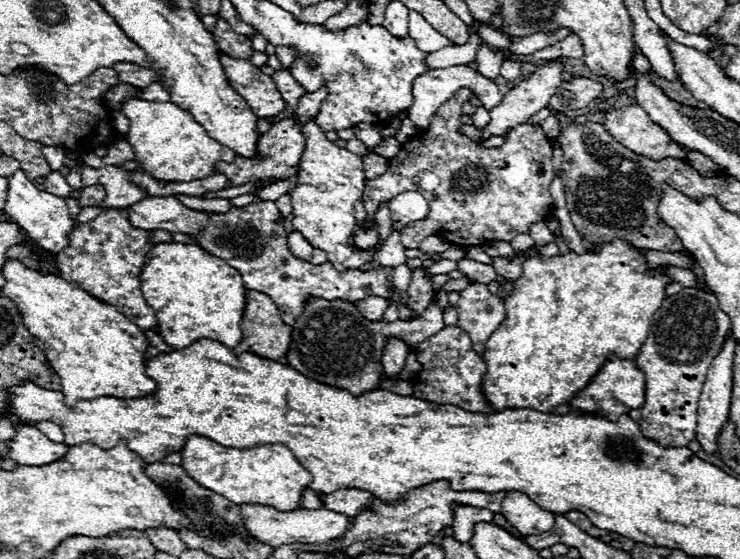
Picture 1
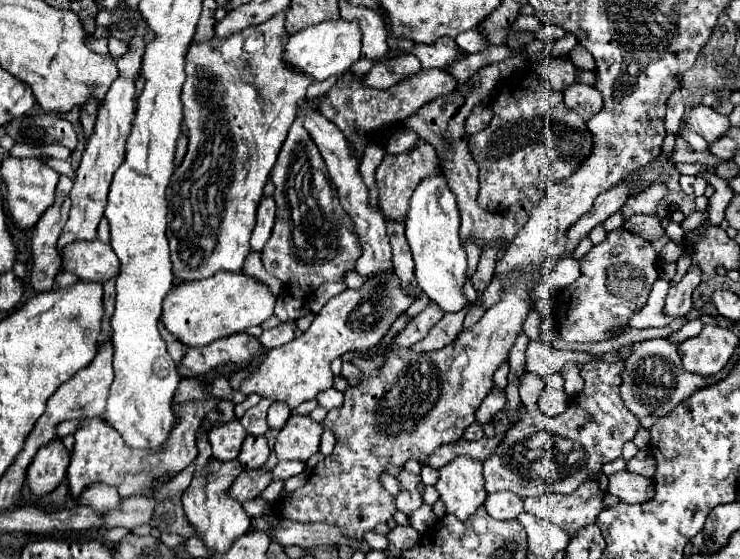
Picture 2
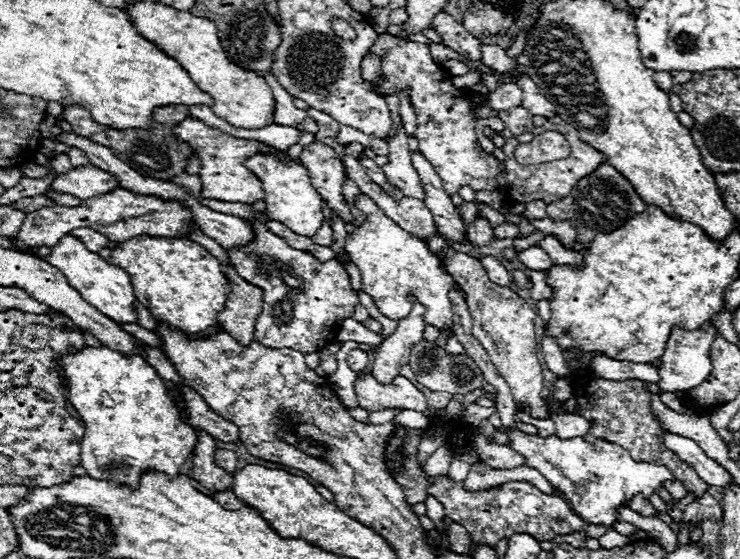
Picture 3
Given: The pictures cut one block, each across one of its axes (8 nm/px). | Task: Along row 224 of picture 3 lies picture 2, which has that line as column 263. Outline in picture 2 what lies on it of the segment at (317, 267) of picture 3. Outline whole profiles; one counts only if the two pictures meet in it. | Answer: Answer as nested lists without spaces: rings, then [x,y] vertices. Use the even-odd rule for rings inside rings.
[[[298,116],[270,172],[270,180],[276,186],[276,224],[262,250],[264,268],[280,278],[296,300],[310,300],[314,288],[326,282],[342,282],[344,274],[354,270],[362,254],[354,224],[340,206],[334,184],[326,172],[326,164]]]

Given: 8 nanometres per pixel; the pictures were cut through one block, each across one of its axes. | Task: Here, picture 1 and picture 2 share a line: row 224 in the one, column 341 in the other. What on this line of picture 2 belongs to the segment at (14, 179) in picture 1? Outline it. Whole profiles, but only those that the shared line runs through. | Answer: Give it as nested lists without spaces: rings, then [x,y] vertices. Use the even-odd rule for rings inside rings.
[[[320,22],[290,36],[288,44],[284,46],[284,62],[288,62],[292,70],[300,70],[302,74],[312,76],[316,82],[322,82],[330,76],[342,76],[360,58],[360,38],[362,34],[358,22]]]

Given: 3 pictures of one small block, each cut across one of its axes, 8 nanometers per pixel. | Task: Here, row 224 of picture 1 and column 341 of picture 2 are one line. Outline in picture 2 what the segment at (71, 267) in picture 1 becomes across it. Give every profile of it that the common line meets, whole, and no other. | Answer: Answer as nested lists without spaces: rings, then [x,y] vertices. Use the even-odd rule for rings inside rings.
[[[422,70],[420,74],[402,80],[400,84],[388,88],[388,90],[378,90],[364,86],[361,77],[348,72],[338,78],[338,82],[324,94],[324,98],[318,104],[318,112],[328,118],[332,124],[338,126],[338,130],[346,136],[352,154],[356,158],[362,158],[366,144],[370,142],[370,132],[378,132],[384,126],[396,126],[404,124],[412,114],[416,114],[424,104],[432,102],[438,96],[446,96],[454,92],[456,80],[446,74],[444,70]]]

